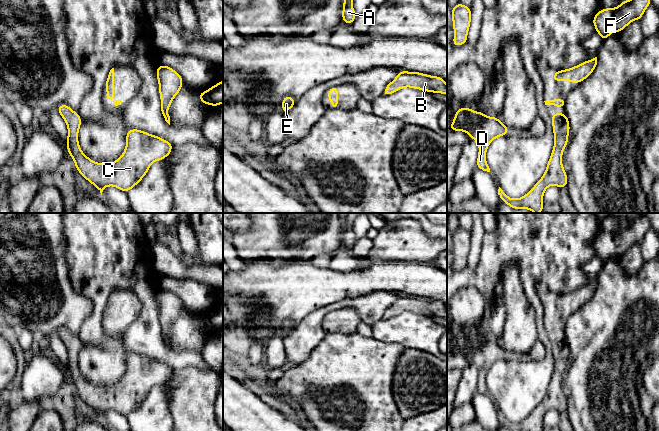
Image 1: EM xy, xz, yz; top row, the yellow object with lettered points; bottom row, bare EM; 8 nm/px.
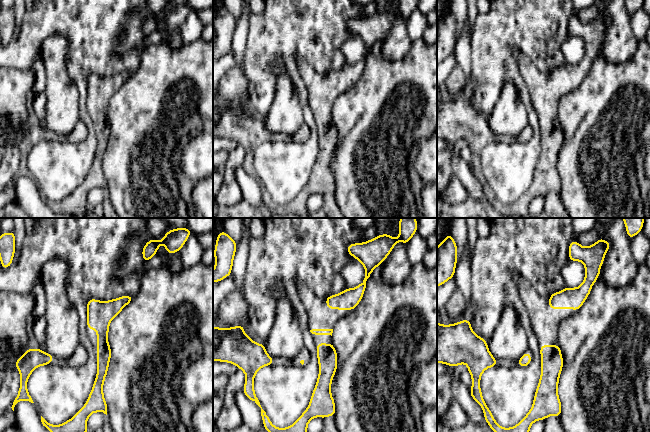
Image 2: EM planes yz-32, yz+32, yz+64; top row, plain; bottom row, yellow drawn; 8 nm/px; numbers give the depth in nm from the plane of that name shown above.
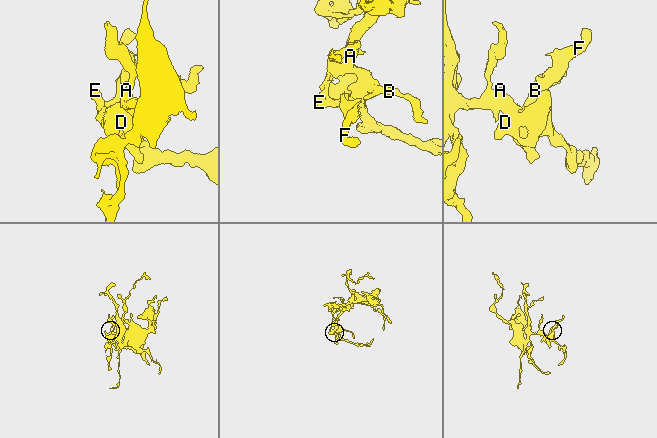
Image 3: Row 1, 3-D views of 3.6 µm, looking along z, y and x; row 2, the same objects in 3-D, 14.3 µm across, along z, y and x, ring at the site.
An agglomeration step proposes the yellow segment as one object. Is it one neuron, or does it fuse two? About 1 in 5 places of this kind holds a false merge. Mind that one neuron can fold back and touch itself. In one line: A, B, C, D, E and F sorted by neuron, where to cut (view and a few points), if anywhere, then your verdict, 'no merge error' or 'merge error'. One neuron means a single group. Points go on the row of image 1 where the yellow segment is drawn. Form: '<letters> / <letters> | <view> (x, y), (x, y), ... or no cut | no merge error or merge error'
A B C D E F | no cut | no merge error

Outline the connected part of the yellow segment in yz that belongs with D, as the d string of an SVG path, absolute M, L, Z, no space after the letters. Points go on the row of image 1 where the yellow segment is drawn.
M466 107L457 109L450 130L464 131L477 142L479 152L476 166L483 171L490 172L486 162L487 148L495 138L505 136L509 127L505 126L498 117L489 117L481 111L475 112Z

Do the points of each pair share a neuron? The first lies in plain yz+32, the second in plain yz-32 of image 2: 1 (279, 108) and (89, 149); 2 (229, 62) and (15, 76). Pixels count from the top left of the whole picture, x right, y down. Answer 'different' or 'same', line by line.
1: different
2: different

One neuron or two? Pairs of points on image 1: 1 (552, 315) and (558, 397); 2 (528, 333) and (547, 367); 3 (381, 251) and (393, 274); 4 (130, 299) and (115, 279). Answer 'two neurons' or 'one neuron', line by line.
1: one neuron
2: two neurons
3: two neurons
4: two neurons

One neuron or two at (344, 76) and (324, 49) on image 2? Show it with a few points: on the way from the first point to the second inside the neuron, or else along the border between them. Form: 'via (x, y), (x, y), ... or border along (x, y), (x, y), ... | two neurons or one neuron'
border along (347, 63), (326, 73), (316, 72) | two neurons

